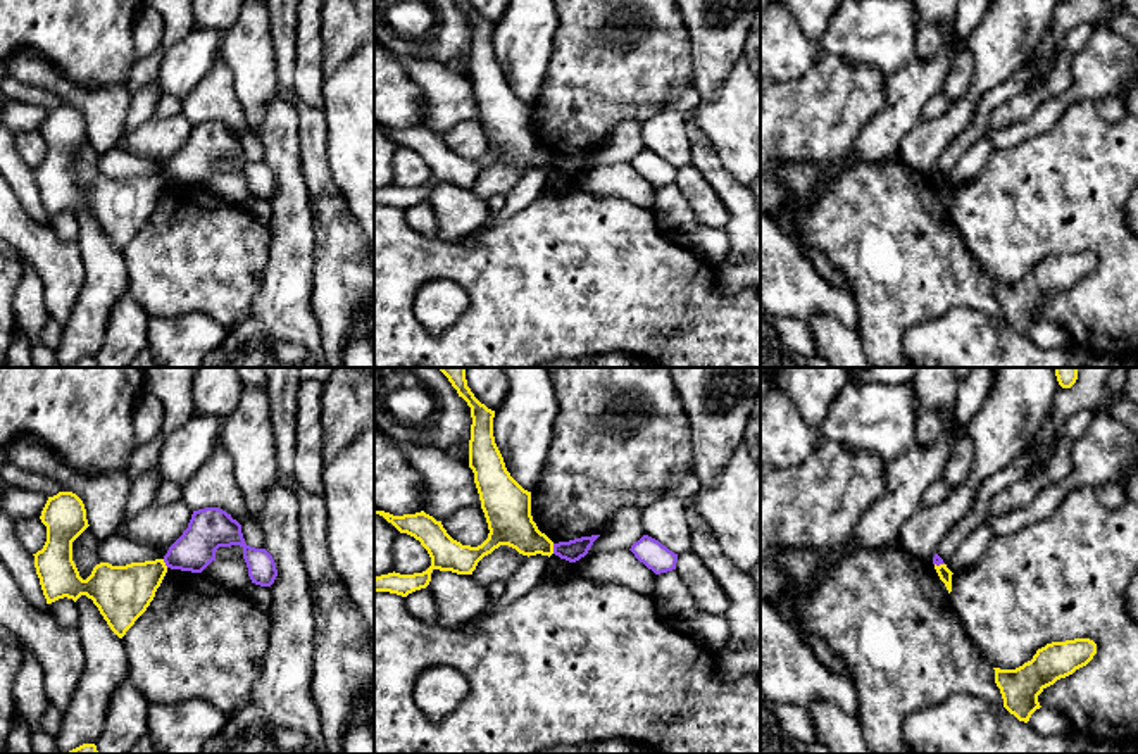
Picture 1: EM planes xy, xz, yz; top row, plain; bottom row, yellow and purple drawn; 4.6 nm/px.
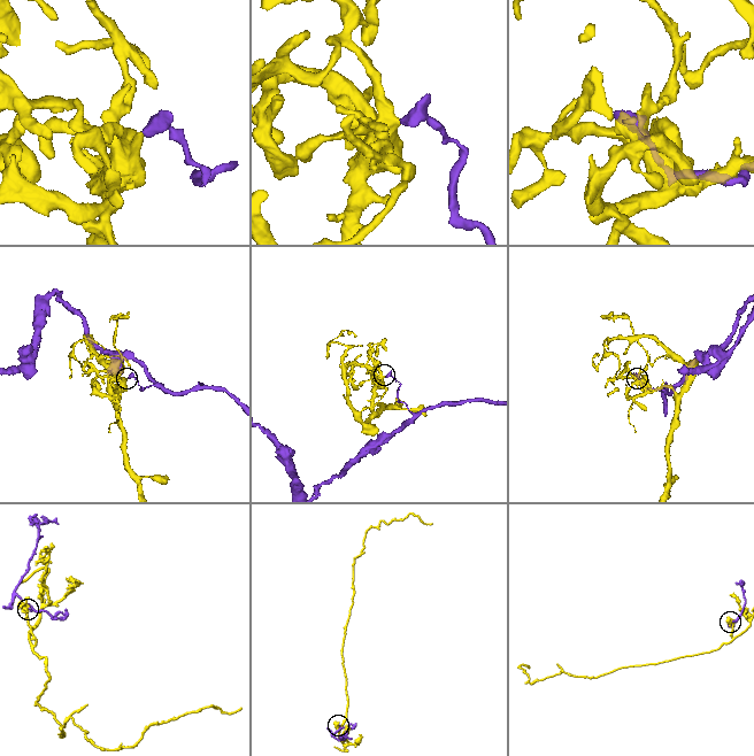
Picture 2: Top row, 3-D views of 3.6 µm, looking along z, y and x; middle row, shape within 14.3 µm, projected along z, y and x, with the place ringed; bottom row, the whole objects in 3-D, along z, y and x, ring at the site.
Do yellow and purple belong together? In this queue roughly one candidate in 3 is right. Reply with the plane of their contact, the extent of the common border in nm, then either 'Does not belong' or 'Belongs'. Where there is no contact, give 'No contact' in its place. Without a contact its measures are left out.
Touches yellow in xz. Shared border 50 nm. Does not belong

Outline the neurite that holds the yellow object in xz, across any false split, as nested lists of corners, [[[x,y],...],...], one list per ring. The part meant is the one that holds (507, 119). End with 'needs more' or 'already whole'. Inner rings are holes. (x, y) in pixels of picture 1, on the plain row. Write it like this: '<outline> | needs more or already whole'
[[[453,0],[471,21],[469,81],[479,107],[481,123],[488,136],[488,152],[478,159],[462,159],[453,154],[441,135],[424,124],[393,129],[376,124],[400,147],[421,155],[431,171],[431,179],[422,186],[388,186],[374,192],[374,205],[390,205],[402,210],[426,202],[435,183],[457,188],[472,188],[478,176],[500,159],[509,159],[522,169],[552,169],[553,155],[538,143],[531,129],[531,105],[524,104],[507,85],[495,57],[495,24],[481,17],[469,0]]] | already whole

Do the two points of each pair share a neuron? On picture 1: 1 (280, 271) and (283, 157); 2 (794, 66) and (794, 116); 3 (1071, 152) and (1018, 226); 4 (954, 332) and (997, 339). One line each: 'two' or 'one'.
1: one
2: two
3: one
4: one

